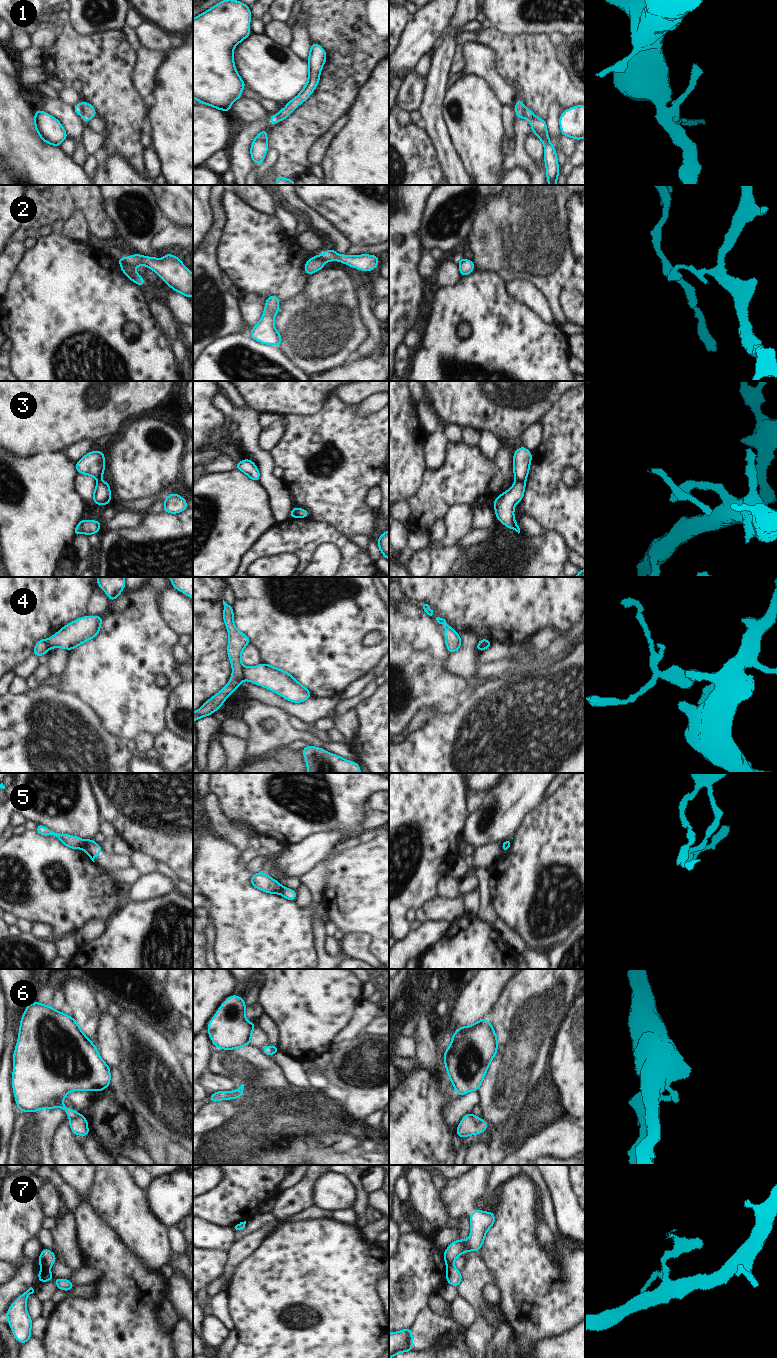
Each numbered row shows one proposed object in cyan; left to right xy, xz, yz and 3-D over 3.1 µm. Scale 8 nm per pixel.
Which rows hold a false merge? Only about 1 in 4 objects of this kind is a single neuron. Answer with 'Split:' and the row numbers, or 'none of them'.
Split: 1, 2, 3, 4, 5, 6, 7

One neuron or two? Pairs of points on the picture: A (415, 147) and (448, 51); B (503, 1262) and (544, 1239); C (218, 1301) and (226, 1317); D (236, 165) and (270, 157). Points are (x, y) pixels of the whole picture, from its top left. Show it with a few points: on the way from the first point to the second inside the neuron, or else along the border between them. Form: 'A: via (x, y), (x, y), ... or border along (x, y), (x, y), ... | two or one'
A: border along (421, 124), (434, 146) | two
B: border along (536, 1220), (535, 1241), (550, 1258) | two
C: via (220, 1305), (224, 1313) | one
D: border along (255, 165), (246, 174) | two

